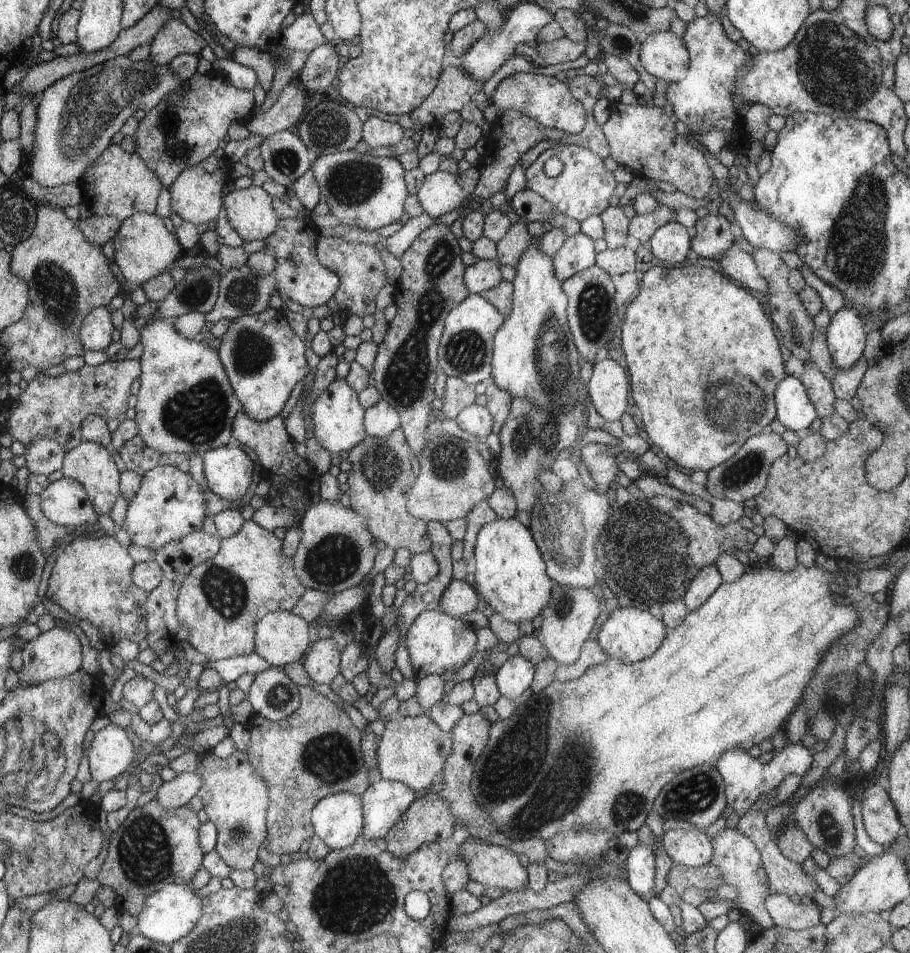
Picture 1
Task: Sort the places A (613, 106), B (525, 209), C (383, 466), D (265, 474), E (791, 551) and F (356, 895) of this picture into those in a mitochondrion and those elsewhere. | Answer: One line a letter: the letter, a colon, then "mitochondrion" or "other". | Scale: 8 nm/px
A: other
B: other
C: mitochondrion
D: other
E: other
F: mitochondrion

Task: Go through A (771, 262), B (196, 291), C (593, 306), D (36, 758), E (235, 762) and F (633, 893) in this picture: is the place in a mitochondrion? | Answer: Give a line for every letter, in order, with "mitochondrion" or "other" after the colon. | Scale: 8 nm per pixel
A: other
B: mitochondrion
C: mitochondrion
D: mitochondrion
E: other
F: other

